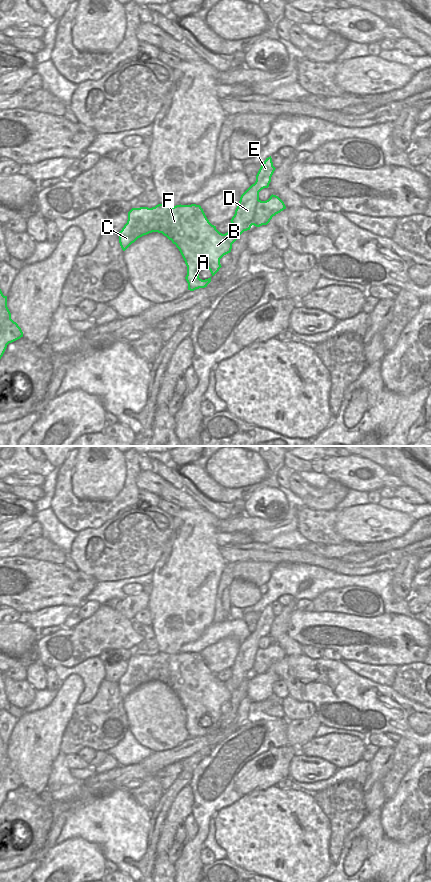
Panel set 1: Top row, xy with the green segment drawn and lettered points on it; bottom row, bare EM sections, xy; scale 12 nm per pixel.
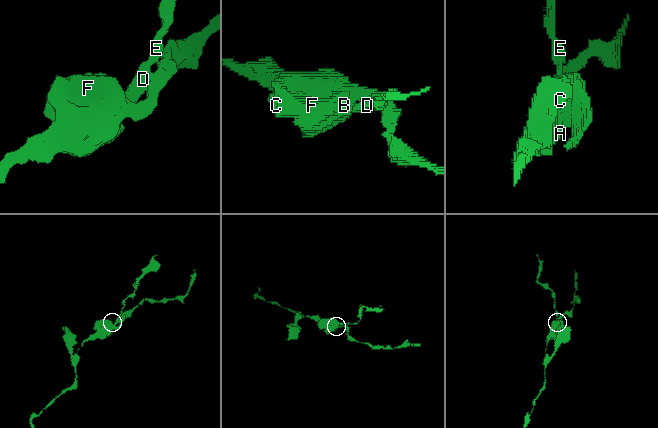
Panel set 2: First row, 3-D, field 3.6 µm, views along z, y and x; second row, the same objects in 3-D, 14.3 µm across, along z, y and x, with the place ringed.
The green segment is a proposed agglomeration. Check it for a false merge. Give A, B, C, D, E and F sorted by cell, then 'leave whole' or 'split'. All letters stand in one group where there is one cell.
groups A B C F / D E; split

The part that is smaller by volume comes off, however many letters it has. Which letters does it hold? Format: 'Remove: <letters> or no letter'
Remove: D, E

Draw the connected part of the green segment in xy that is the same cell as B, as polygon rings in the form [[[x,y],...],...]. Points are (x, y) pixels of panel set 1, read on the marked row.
[[[158,204],[152,208],[132,208],[128,212],[127,223],[118,234],[122,250],[125,251],[138,238],[152,232],[162,233],[179,249],[187,266],[185,279],[190,291],[207,287],[211,277],[202,280],[199,278],[199,272],[207,267],[214,276],[222,267],[220,259],[232,249],[232,244],[209,222],[201,206],[196,204],[180,204],[174,207]]]

